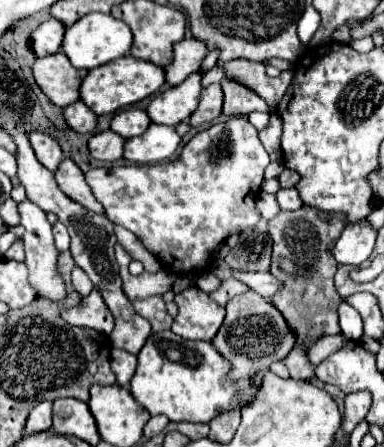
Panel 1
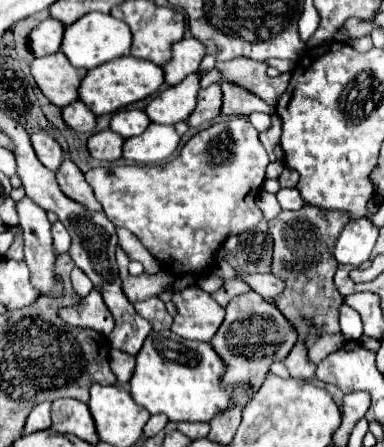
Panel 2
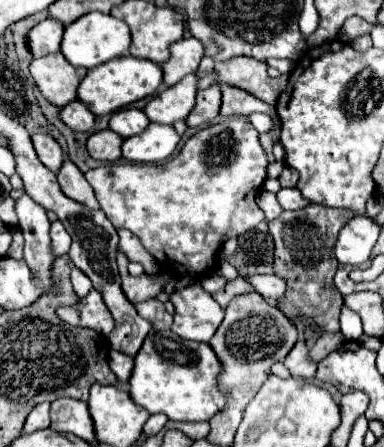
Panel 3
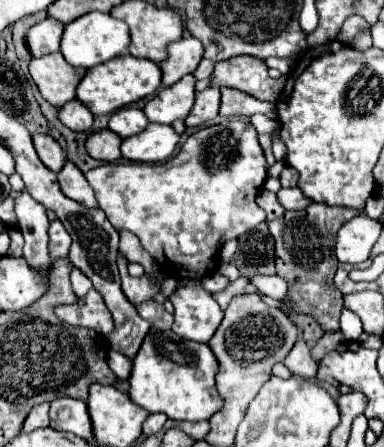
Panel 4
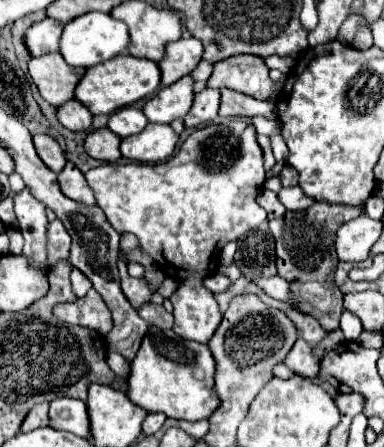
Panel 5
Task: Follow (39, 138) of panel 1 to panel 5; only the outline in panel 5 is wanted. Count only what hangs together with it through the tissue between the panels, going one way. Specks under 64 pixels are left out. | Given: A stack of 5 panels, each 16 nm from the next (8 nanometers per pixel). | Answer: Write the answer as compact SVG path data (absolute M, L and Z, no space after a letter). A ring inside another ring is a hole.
M46 134L34 136L34 142L36 142L36 152L46 162L46 166L52 172L62 172L64 164L66 164L66 158L64 158L64 152L58 146L58 142L52 136L46 136Z

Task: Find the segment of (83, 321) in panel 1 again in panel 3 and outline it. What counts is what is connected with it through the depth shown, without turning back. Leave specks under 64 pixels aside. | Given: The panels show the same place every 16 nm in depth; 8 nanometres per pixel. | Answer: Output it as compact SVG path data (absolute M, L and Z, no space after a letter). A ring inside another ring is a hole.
M94 288L88 292L88 296L80 298L76 304L72 306L60 306L56 310L56 316L72 326L84 326L84 328L92 328L100 334L110 334L114 328L114 320L110 310L106 308L100 292L96 292Z

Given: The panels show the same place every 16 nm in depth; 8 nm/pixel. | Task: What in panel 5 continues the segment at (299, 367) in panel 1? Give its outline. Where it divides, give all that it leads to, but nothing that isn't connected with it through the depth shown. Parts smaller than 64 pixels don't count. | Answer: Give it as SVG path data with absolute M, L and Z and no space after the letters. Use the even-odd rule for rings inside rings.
M302 338L296 340L296 344L292 346L284 364L288 368L292 368L294 374L304 376L304 378L318 378L318 372L320 372L320 360L314 356L312 346L308 342L304 342Z

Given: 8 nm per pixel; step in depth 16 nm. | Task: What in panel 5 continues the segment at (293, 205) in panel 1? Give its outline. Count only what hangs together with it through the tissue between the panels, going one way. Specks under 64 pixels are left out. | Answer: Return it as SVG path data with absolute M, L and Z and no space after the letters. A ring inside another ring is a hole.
M294 186L294 188L282 188L278 192L278 198L280 198L280 202L288 210L304 210L304 208L308 208L308 206L312 206L316 202L310 196L304 196L304 192L298 186Z

